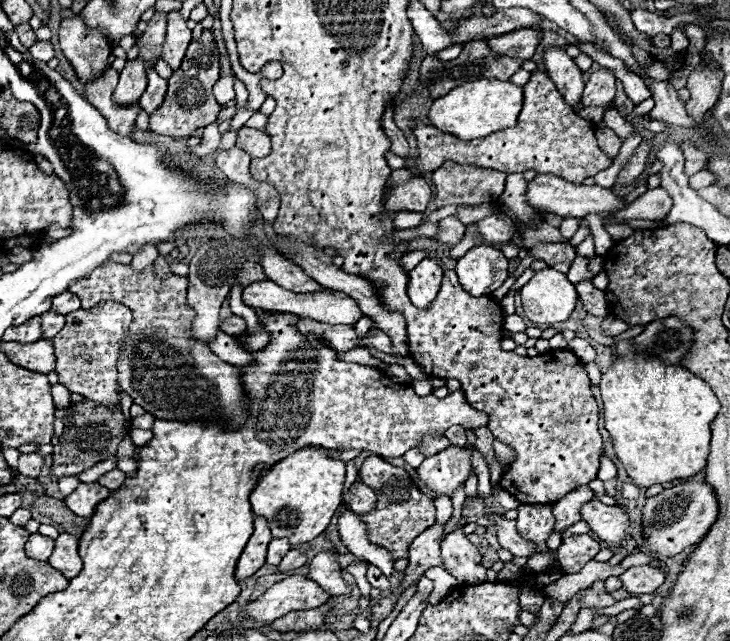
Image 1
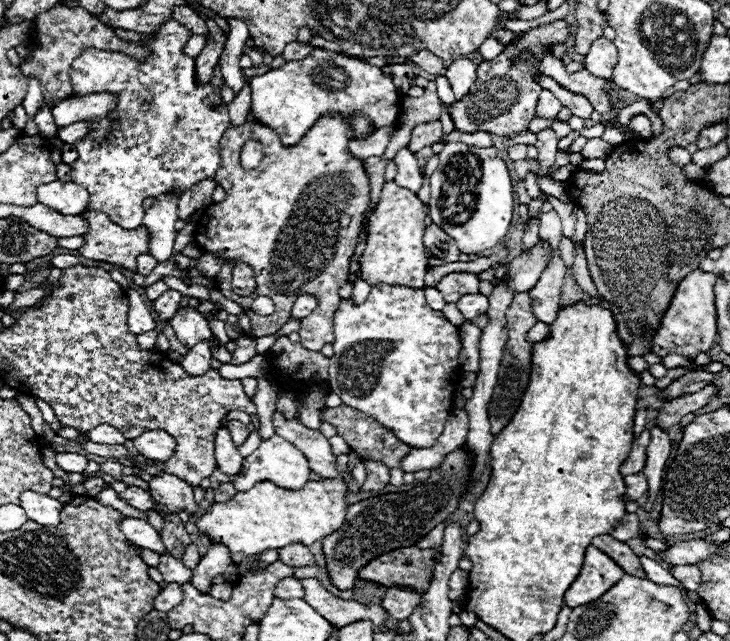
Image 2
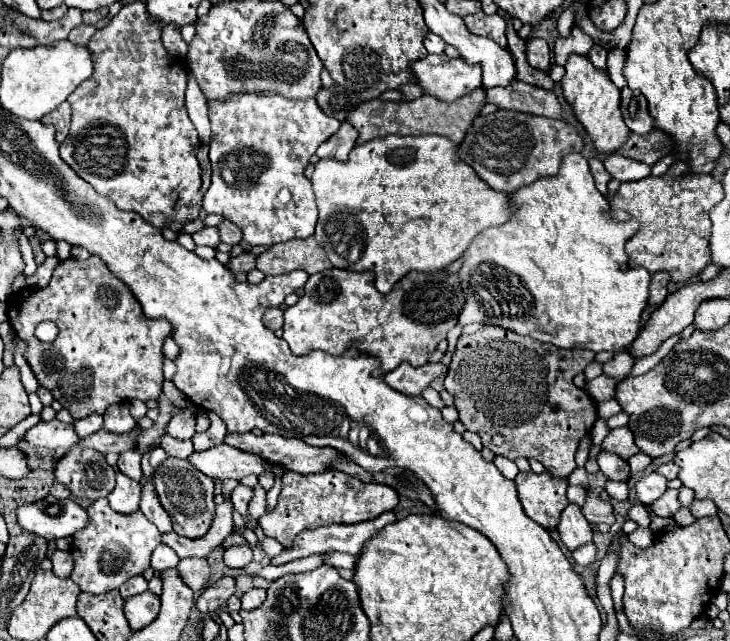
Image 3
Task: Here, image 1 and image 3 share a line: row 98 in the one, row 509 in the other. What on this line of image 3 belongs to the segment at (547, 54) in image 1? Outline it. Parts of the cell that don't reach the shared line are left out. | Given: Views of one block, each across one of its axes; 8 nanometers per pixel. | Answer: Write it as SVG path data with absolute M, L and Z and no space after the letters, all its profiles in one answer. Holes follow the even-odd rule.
M568 504L566 510L562 512L562 520L558 524L558 532L562 542L566 544L566 548L570 552L574 552L576 548L580 548L582 544L590 544L592 542L592 530L588 520L584 518L582 510L574 504Z

